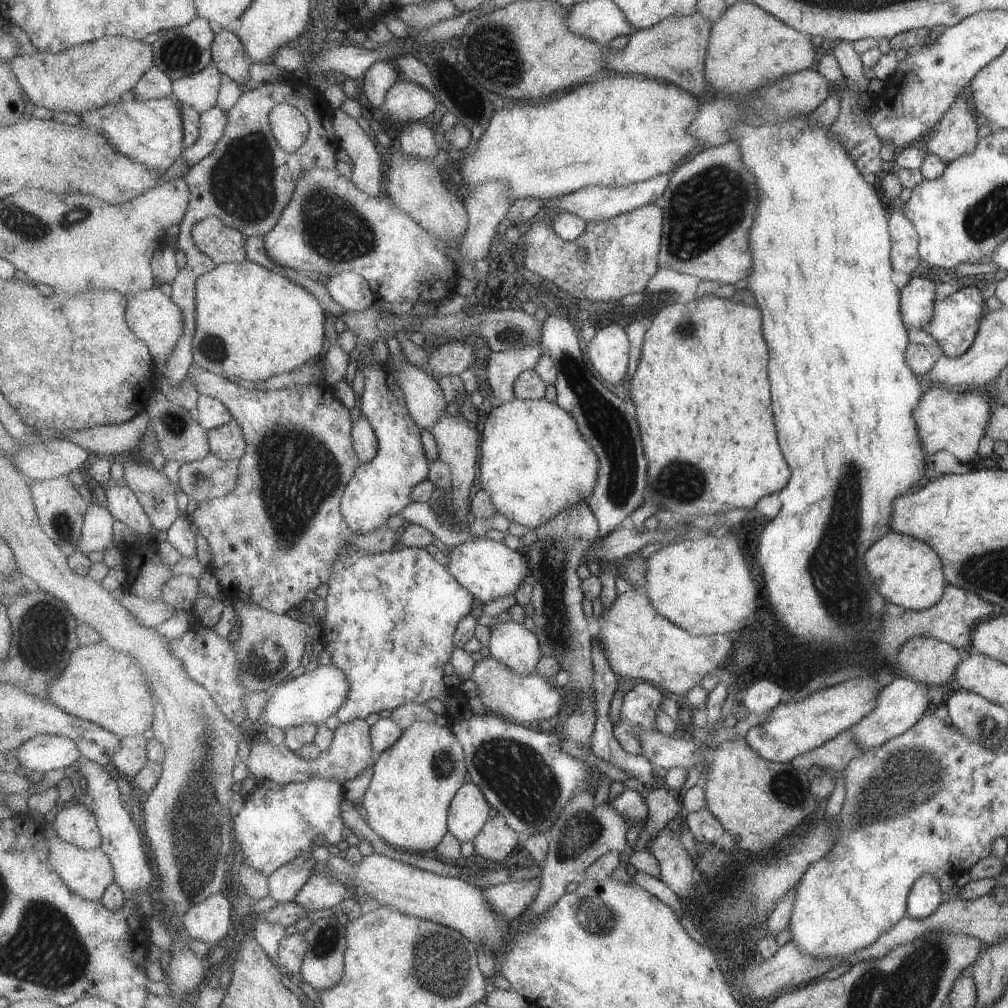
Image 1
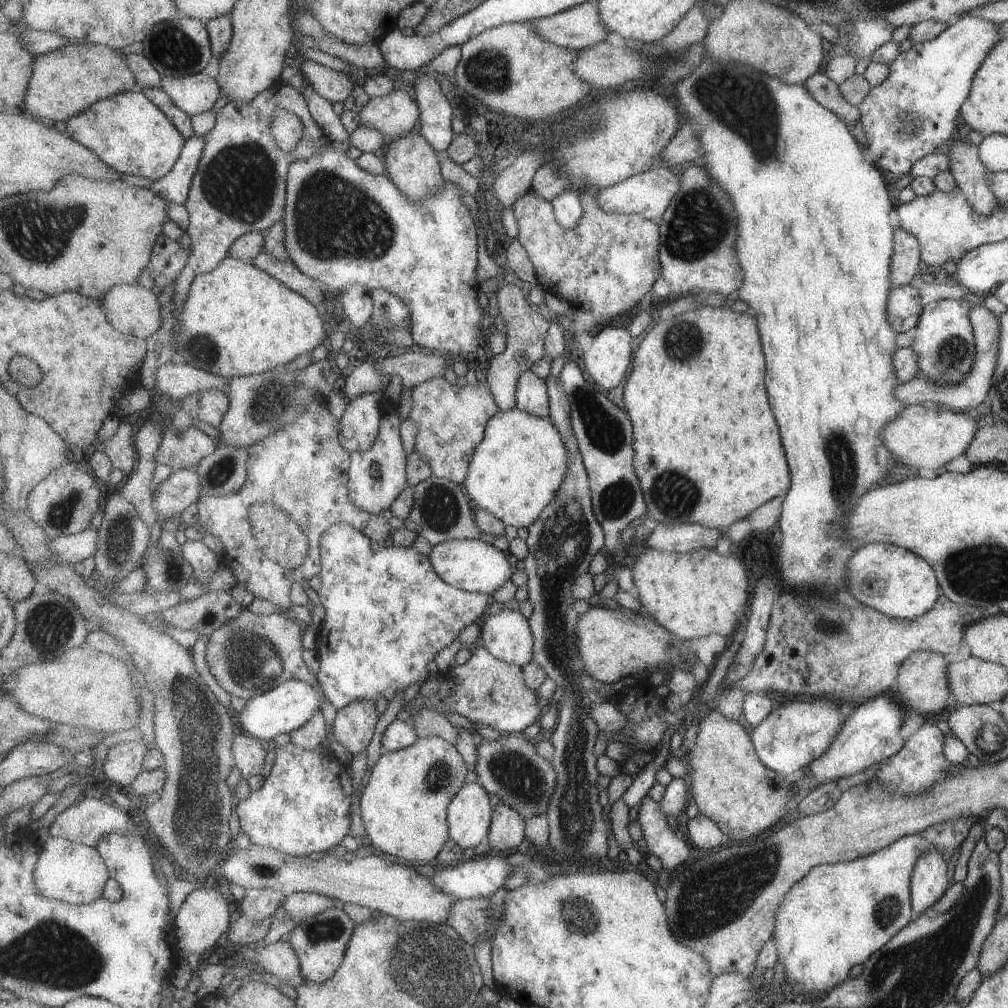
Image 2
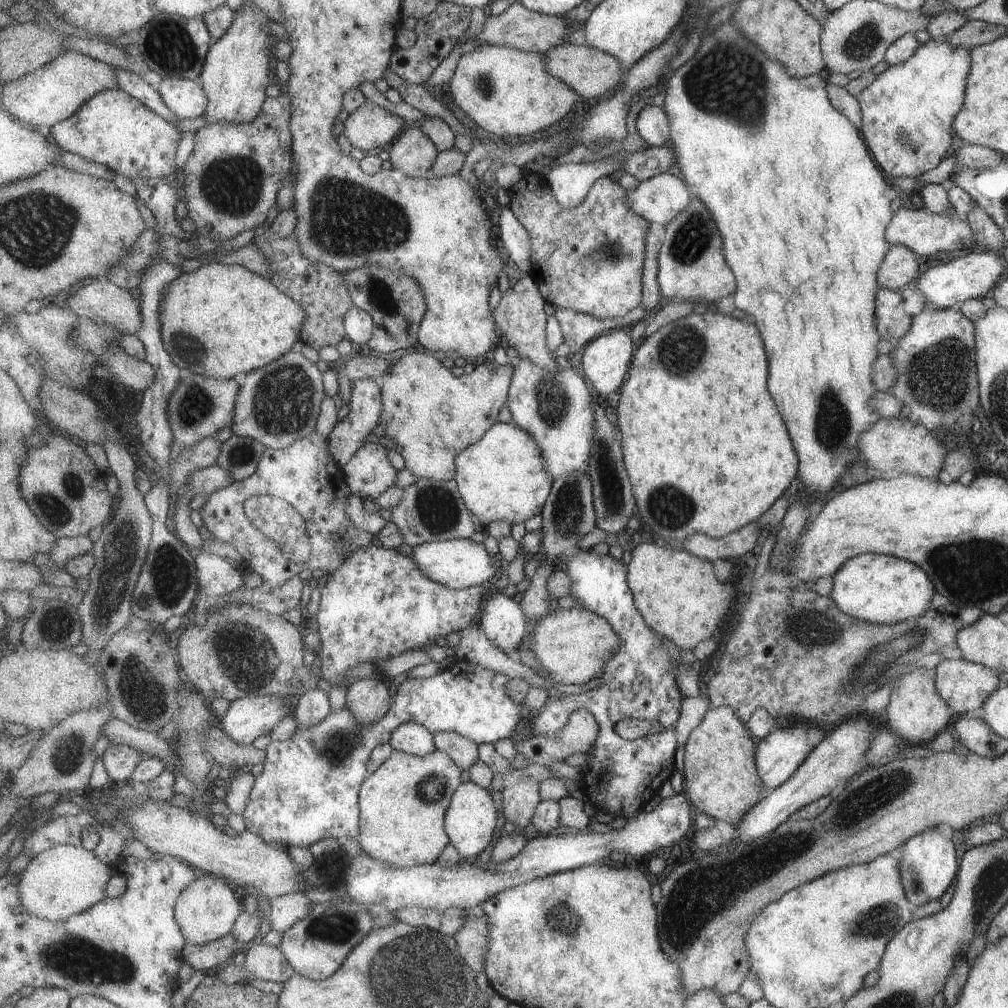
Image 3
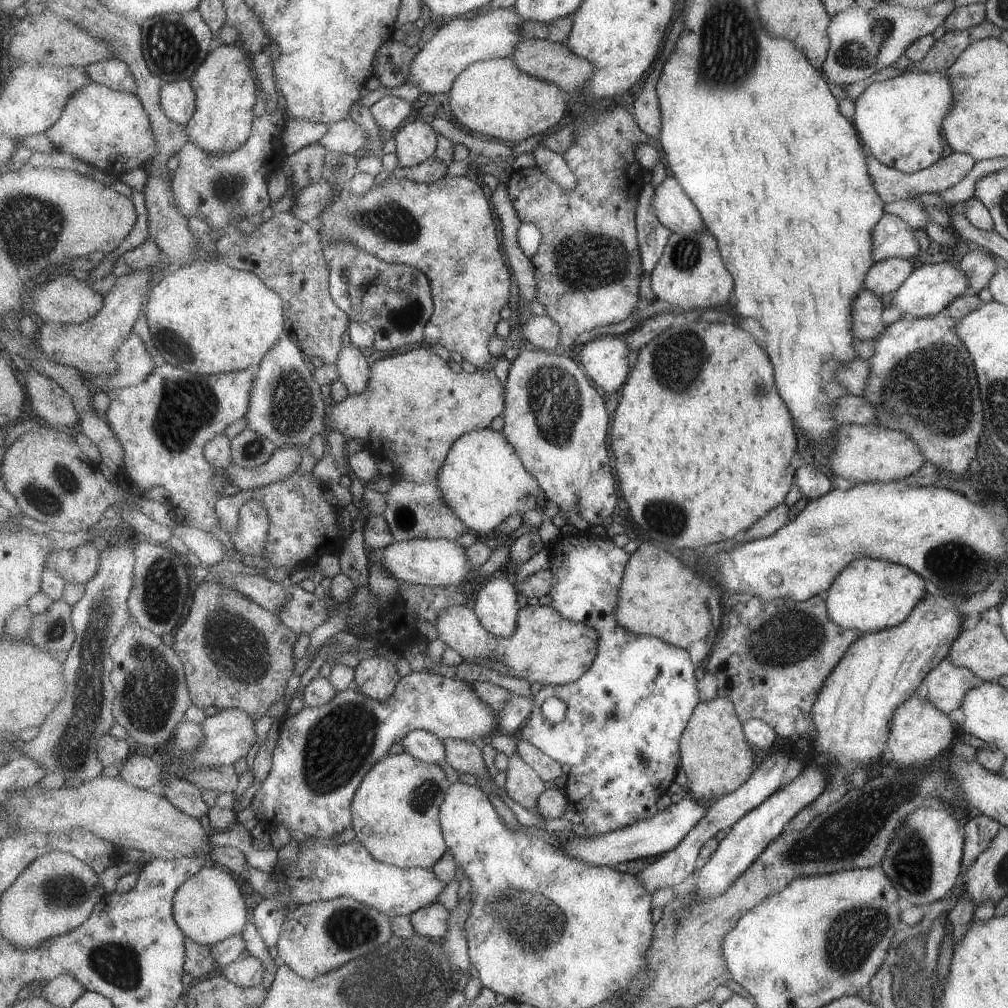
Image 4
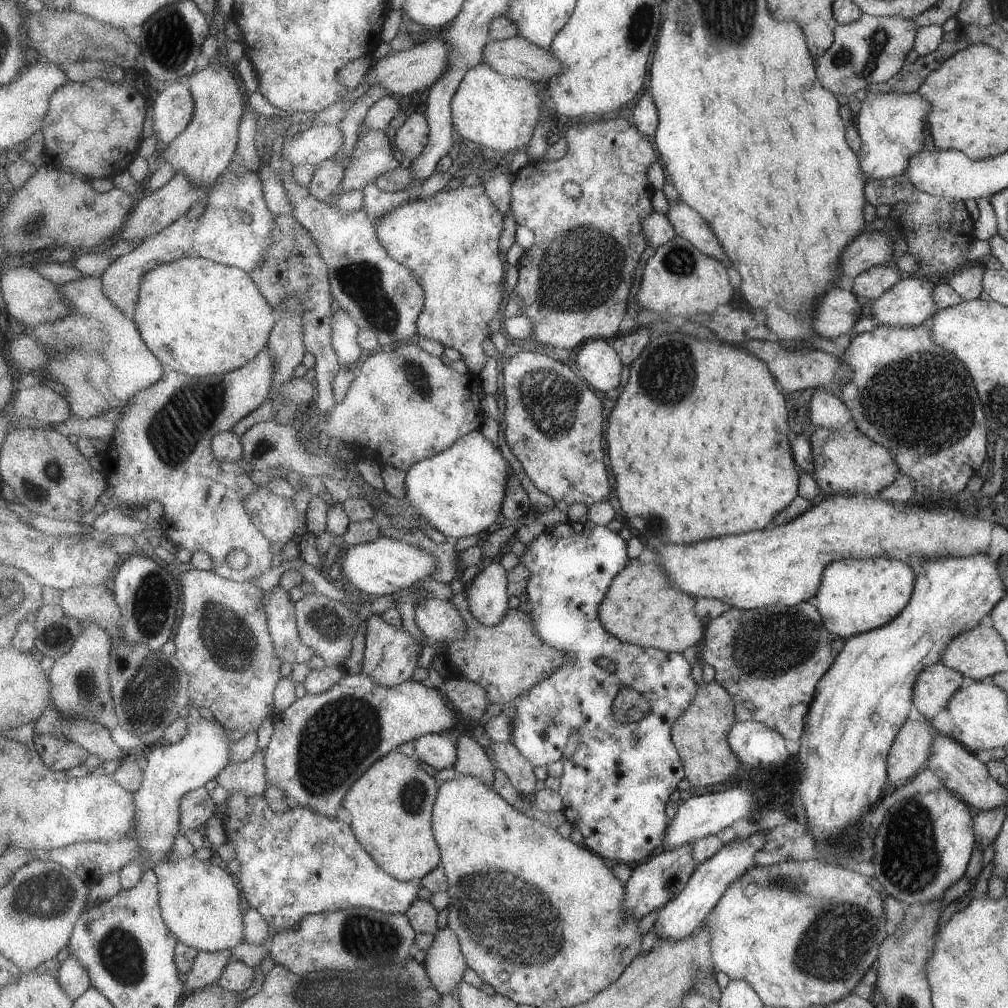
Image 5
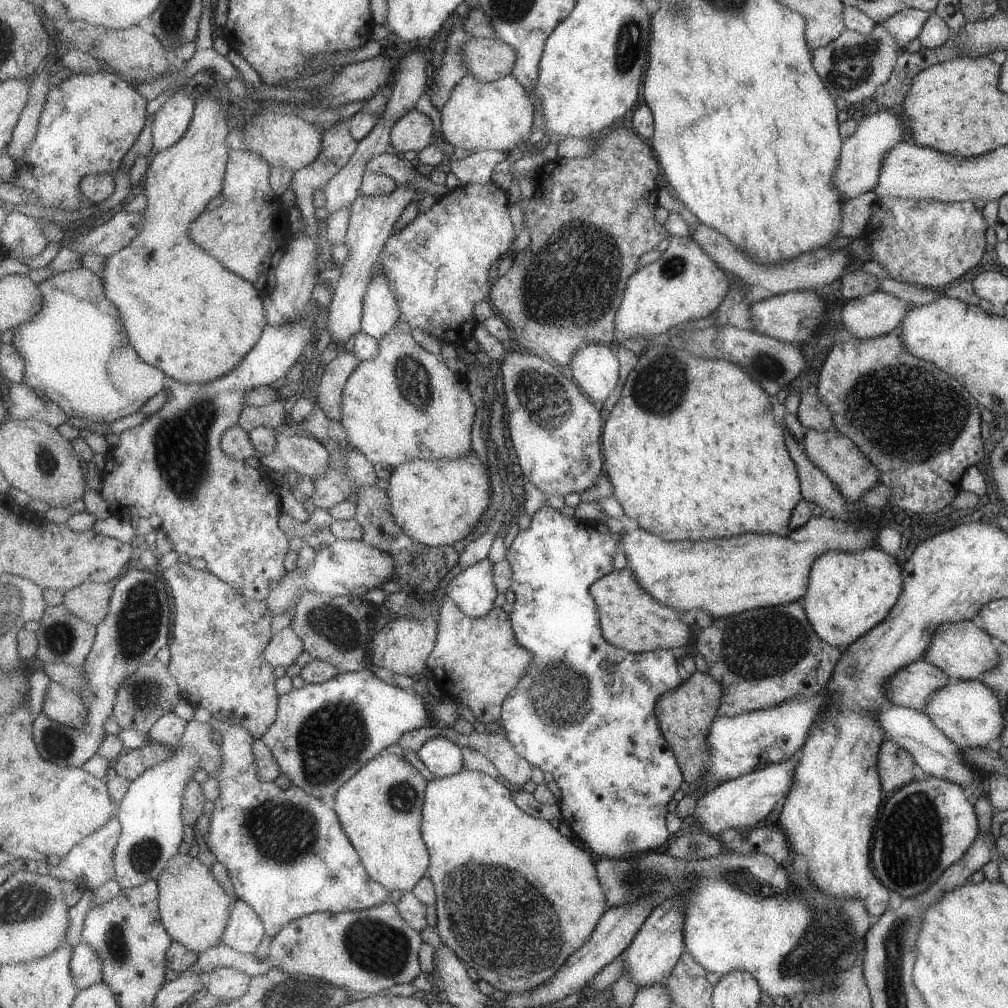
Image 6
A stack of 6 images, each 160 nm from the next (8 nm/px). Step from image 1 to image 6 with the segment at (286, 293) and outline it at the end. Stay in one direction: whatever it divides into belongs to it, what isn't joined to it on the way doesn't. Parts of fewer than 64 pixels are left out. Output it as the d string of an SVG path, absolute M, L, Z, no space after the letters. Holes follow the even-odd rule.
M213 90L199 94L193 120L183 138L176 145L152 154L144 178L147 206L142 231L129 246L107 258L102 277L106 295L118 308L137 352L166 376L184 383L203 385L236 369L252 352L268 325L268 311L260 290L246 278L231 272L212 254L207 254L189 236L191 223L205 213L209 200L222 194L231 150L227 136L227 114L216 94Z

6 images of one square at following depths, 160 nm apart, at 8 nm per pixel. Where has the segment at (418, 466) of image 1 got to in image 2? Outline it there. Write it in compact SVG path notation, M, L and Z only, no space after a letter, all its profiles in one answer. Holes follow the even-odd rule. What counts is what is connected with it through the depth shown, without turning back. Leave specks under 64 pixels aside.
M384 399L382 404L383 418L377 441L369 450L354 451L350 466L348 482L351 500L365 512L381 515L390 510L393 502L407 488L407 452L401 438L401 418L396 406Z

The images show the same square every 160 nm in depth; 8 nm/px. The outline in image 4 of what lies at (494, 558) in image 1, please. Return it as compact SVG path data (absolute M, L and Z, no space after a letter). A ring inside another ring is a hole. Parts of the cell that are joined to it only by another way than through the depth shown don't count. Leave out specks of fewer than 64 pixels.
M411 539L408 541L395 541L383 550L371 552L372 561L381 559L381 563L399 582L410 582L411 584L428 587L459 587L470 580L471 570L475 568L470 561L468 548L451 539Z

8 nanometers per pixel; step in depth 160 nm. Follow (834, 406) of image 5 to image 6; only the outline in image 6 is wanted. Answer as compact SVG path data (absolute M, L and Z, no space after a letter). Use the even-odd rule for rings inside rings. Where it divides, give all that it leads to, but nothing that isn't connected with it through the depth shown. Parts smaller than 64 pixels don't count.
M805 392L800 395L797 409L799 422L805 430L813 429L822 433L833 428L832 414L827 405L813 392Z

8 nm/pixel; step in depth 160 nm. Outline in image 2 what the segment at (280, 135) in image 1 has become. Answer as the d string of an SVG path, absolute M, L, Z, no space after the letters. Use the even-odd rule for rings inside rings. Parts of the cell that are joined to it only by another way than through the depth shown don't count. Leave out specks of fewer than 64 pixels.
M281 109L272 118L271 130L284 152L292 151L302 141L305 124L297 114Z

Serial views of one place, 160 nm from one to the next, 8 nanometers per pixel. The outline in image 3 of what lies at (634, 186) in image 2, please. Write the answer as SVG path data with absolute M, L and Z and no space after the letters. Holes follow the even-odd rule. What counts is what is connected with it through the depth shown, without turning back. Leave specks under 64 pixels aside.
M661 173L628 191L628 207L649 222L665 227L688 209L693 195L685 180Z

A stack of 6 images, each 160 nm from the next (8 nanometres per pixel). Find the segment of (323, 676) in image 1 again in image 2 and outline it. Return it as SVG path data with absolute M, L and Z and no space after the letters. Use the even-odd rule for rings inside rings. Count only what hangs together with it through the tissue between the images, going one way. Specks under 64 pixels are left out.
M289 679L283 684L273 687L248 701L237 715L236 721L241 724L243 732L261 740L274 739L281 733L292 733L307 724L313 715L321 708L321 702L326 698L321 683L308 683L299 679Z

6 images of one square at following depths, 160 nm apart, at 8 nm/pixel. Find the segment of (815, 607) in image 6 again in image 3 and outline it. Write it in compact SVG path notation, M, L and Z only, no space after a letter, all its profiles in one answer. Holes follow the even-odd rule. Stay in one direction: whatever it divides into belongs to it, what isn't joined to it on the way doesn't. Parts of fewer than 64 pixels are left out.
M875 553L848 558L832 576L828 597L846 615L877 624L892 625L921 616L933 596L933 583L921 567L912 562Z

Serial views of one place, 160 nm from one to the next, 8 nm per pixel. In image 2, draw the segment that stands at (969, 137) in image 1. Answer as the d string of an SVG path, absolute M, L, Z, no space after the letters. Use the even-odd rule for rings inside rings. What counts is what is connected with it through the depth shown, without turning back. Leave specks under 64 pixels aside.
M957 140L949 147L948 156L952 160L949 173L953 176L955 184L961 190L961 194L965 196L969 206L981 216L991 216L996 203L995 198L993 198L992 188L989 186L989 178L987 178L990 171L983 163L979 162L977 148L973 144Z

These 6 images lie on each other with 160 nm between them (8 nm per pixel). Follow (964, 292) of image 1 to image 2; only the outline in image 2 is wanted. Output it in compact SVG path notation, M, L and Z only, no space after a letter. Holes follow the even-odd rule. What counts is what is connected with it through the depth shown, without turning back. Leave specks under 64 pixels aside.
M939 300L931 302L921 310L920 322L913 328L911 350L917 356L917 375L933 384L957 386L965 380L965 374L971 374L976 360L976 338L972 324L967 318L967 308L961 300Z

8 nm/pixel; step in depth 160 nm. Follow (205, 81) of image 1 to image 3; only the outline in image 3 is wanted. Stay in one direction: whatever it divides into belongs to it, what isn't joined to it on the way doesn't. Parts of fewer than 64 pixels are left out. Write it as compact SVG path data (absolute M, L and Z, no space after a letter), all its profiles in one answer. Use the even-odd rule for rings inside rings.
M166 78L158 89L166 105L181 119L200 117L208 109L208 94L199 79Z

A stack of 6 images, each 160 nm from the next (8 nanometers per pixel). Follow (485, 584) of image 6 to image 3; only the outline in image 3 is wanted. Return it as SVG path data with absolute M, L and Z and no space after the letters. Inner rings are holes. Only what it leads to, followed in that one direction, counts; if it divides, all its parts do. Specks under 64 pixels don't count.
M502 590L484 602L480 628L493 641L494 646L516 656L521 644L525 642L529 624L521 602L505 596Z

